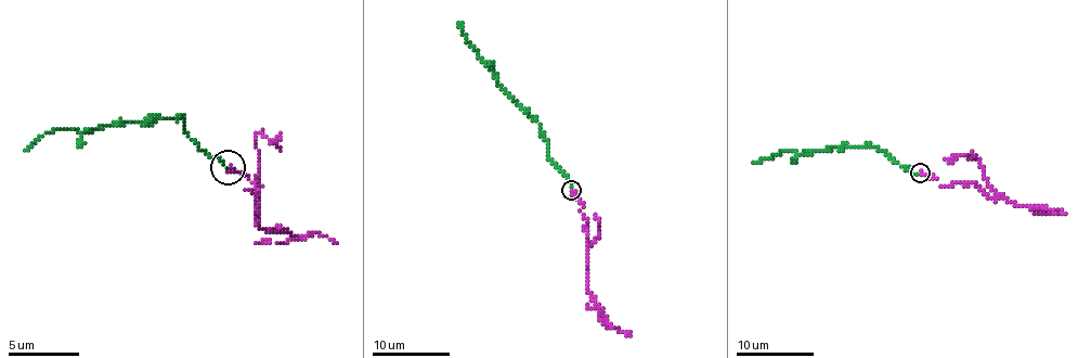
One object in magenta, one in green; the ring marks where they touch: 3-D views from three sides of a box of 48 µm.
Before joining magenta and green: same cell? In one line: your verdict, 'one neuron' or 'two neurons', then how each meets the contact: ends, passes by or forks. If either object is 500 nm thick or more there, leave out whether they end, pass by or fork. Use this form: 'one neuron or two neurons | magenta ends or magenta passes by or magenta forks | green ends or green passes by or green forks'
one neuron | magenta ends | green ends

